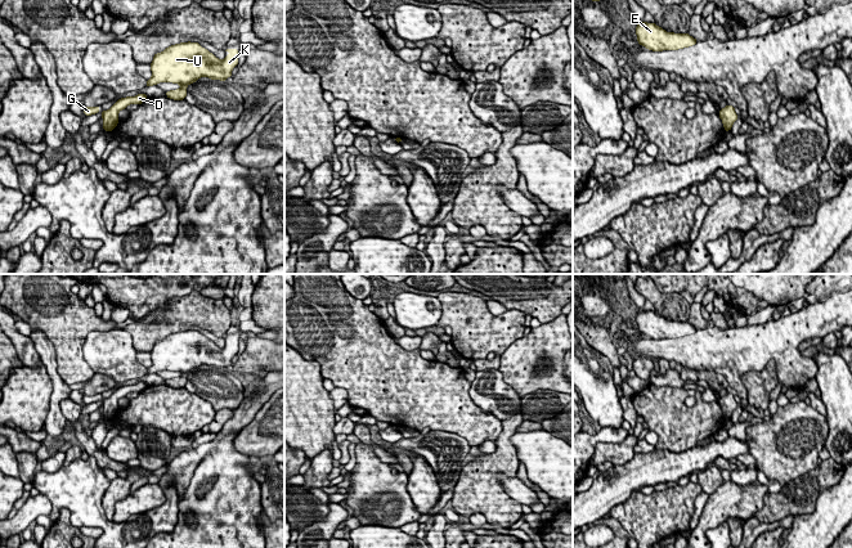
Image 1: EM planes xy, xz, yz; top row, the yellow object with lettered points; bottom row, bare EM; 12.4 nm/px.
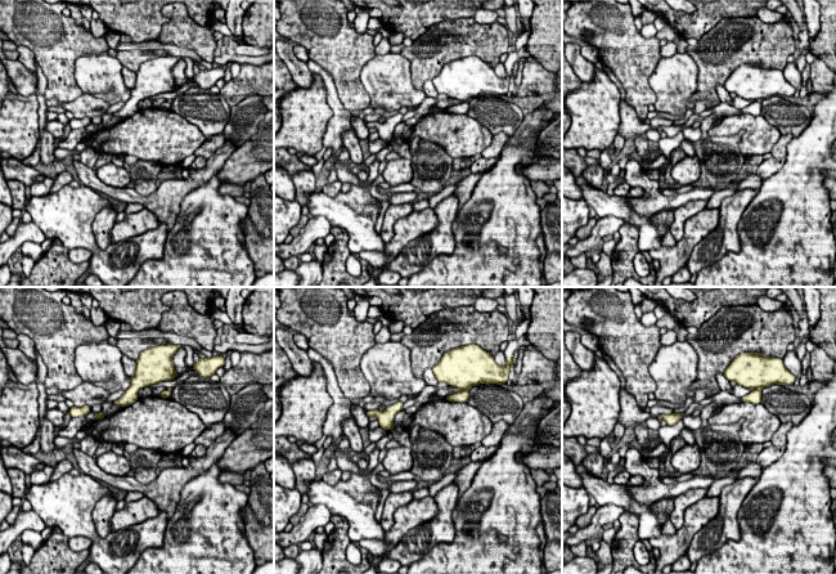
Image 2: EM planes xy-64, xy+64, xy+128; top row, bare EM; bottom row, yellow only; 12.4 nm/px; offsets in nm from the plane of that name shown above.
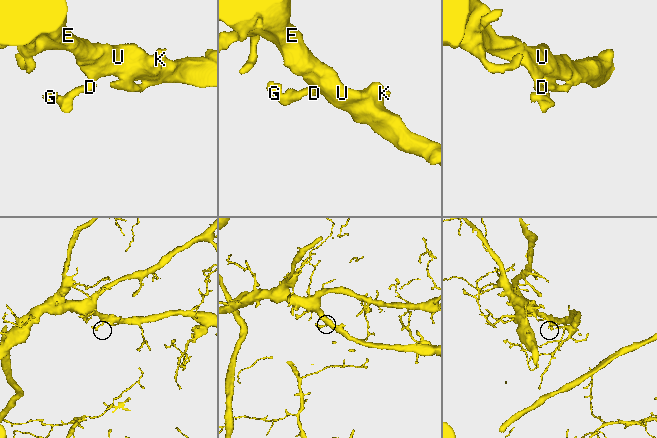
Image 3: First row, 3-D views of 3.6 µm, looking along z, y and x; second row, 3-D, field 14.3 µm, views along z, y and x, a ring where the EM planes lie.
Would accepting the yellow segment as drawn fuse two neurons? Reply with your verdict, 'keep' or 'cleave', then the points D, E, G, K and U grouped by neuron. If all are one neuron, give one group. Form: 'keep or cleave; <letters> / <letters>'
keep; D E G K U

